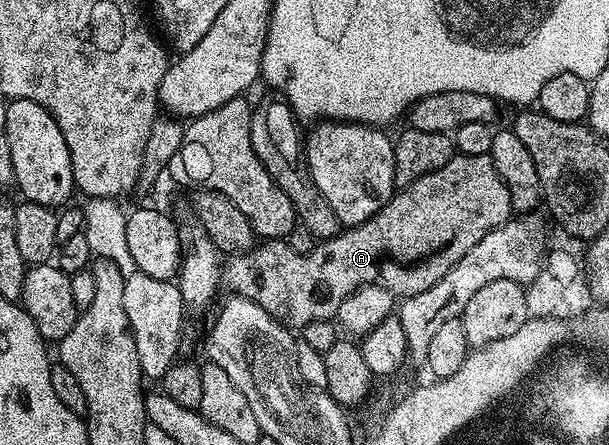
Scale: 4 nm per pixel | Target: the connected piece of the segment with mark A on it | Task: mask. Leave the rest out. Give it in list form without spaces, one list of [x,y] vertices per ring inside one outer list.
[[[456,153],[446,165],[442,165],[442,169],[426,173],[426,177],[418,177],[418,181],[399,188],[388,204],[365,223],[341,230],[333,239],[317,242],[310,253],[294,253],[284,239],[269,239],[257,242],[249,251],[231,256],[223,264],[222,283],[225,288],[229,287],[232,295],[254,300],[283,326],[303,329],[310,321],[332,319],[338,305],[342,305],[342,301],[359,287],[381,287],[396,297],[417,295],[430,289],[430,285],[446,277],[448,270],[462,261],[462,257],[486,237],[486,233],[501,227],[513,215],[510,191],[494,169],[492,156],[470,157]]]

